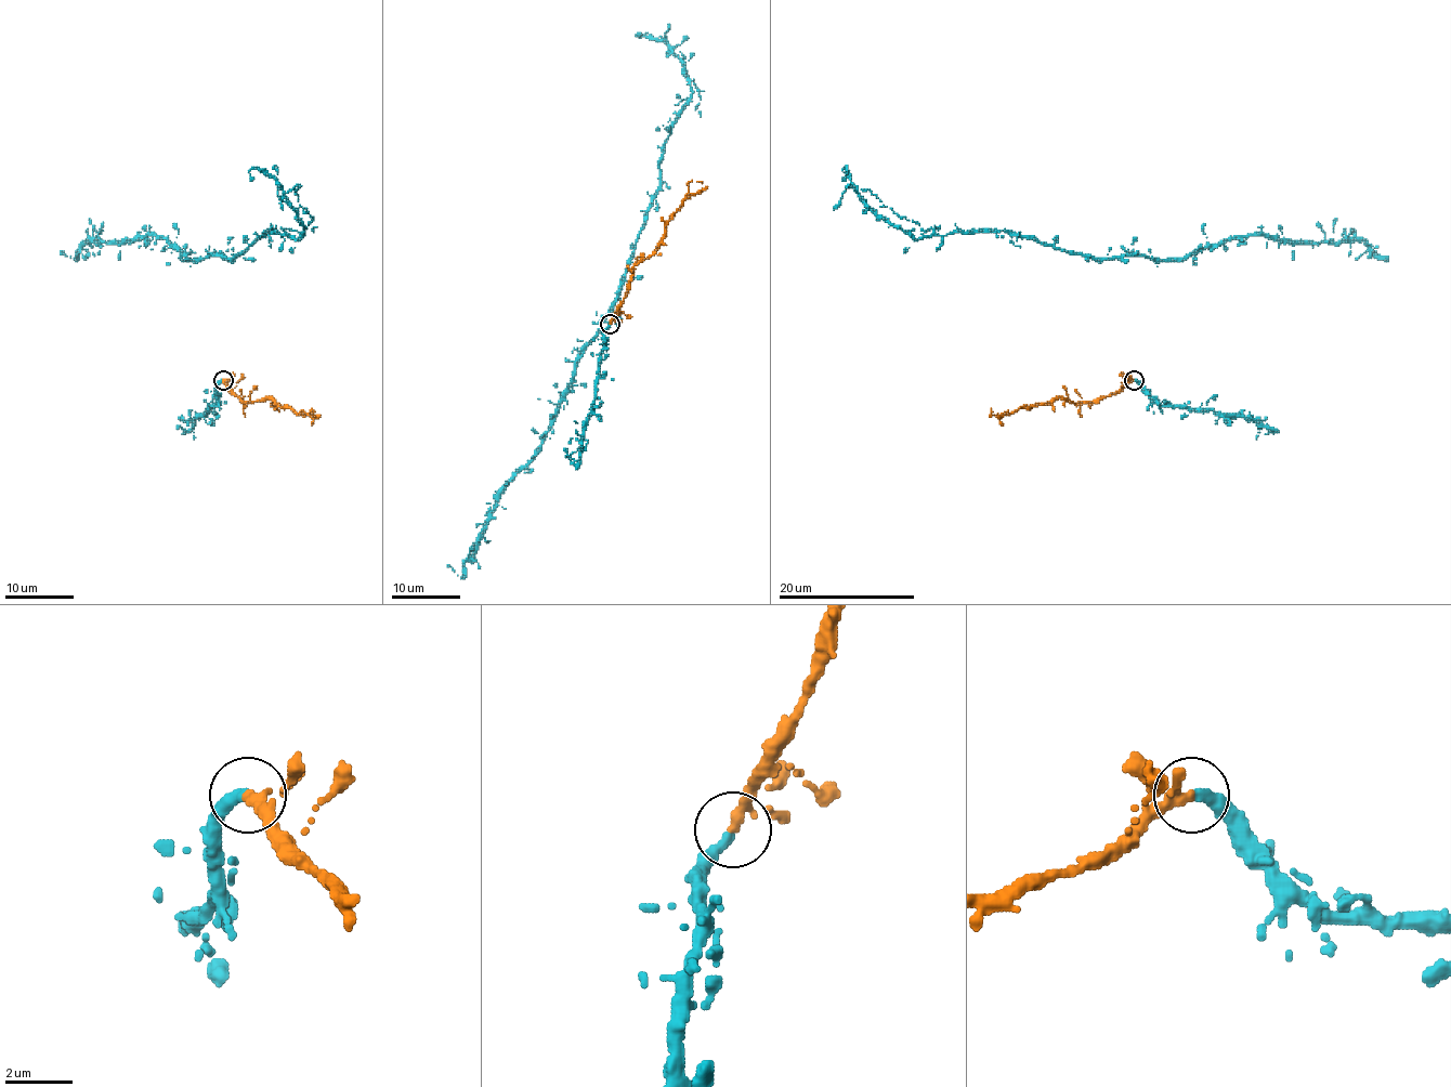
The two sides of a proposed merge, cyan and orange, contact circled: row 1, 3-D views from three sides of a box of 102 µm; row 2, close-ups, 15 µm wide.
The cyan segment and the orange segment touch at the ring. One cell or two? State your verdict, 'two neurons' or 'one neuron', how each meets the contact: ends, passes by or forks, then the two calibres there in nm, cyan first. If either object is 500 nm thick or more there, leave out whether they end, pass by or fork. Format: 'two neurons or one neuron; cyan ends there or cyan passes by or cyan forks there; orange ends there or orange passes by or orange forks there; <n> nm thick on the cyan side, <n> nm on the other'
one neuron; cyan ends there; orange passes by; 380 nm thick on the cyan side, 240 nm on the other

